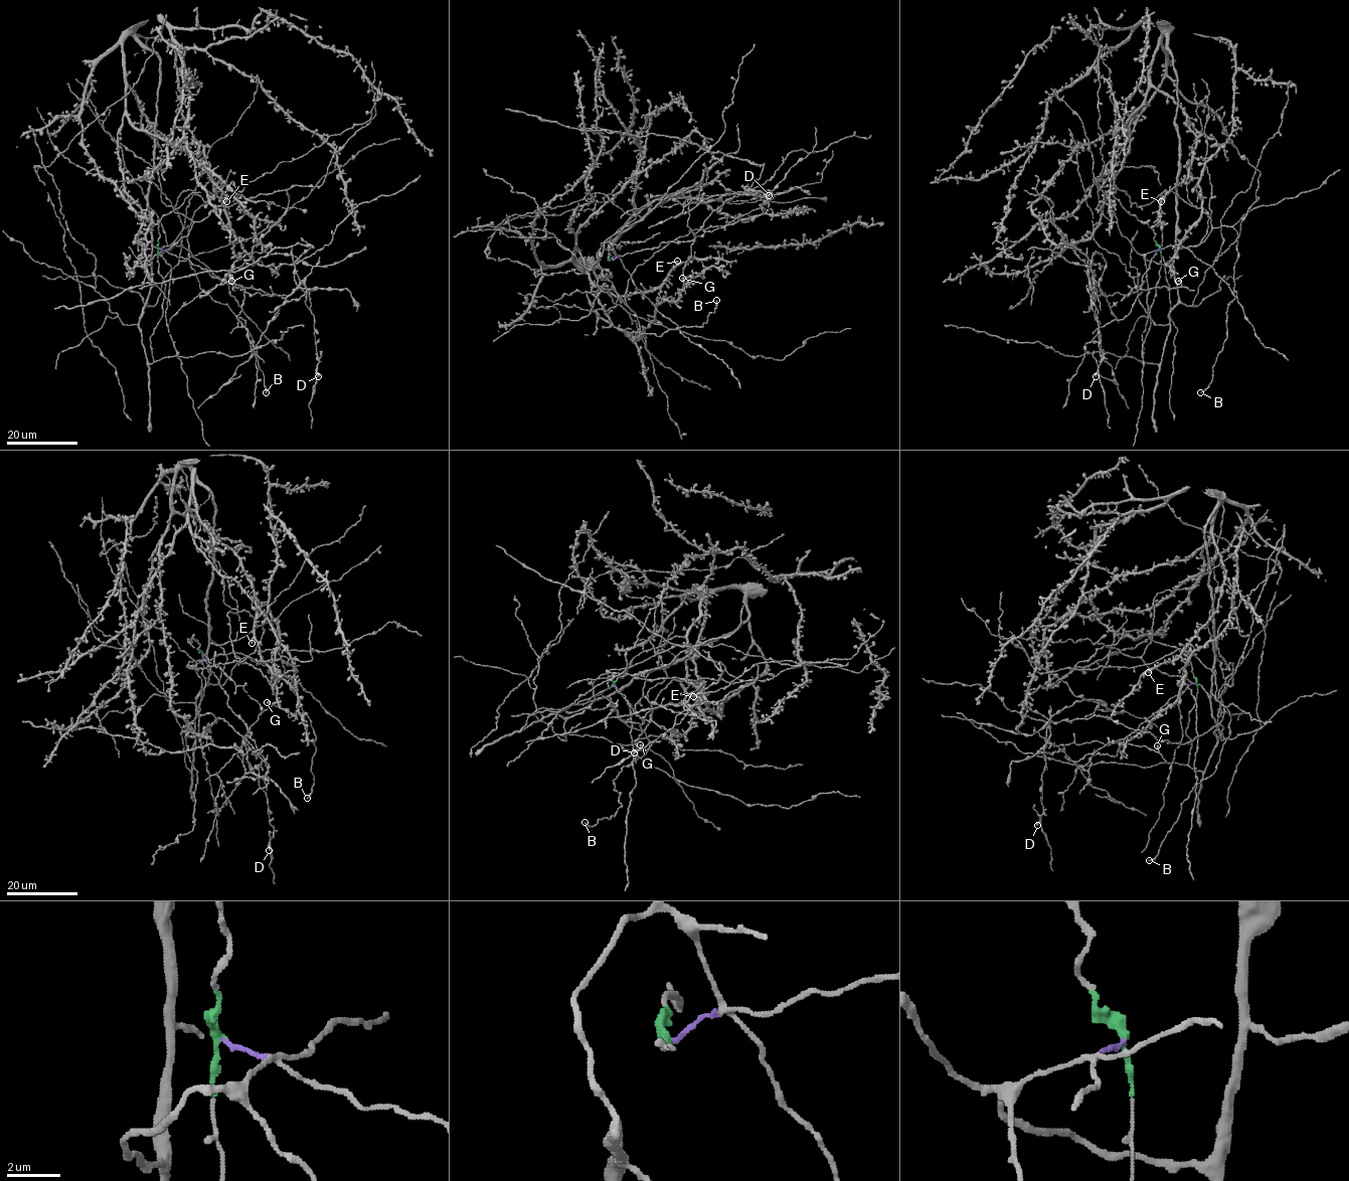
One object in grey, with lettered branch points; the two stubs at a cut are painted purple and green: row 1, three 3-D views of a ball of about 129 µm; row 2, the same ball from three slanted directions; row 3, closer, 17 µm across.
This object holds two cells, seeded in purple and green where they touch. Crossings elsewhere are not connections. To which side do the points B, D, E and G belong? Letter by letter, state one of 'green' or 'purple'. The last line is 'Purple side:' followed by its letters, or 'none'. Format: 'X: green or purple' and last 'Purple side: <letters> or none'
B: green
D: purple
E: green
G: purple
Purple side: D, G

